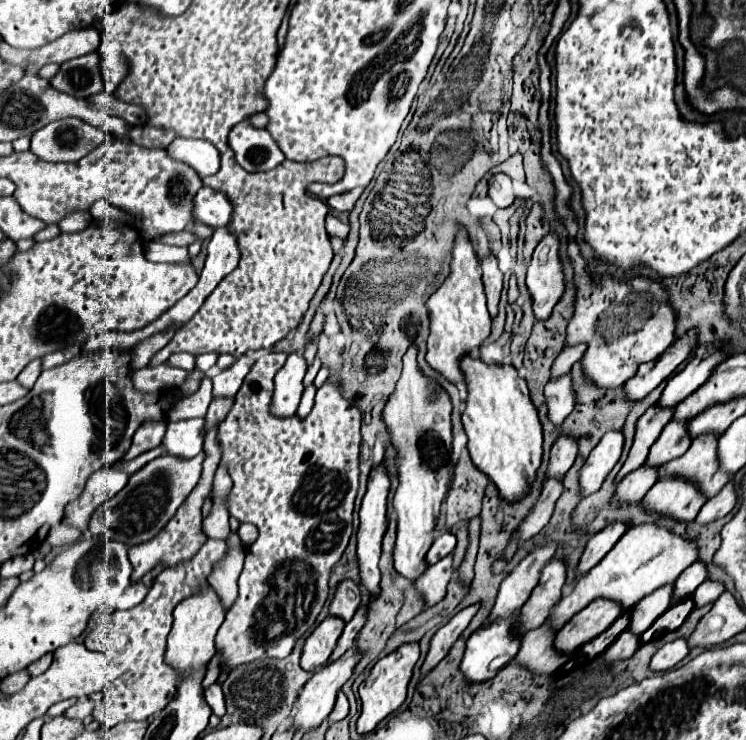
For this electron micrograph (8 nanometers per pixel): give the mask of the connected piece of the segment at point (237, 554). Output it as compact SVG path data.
M228 545L224 557L214 565L212 573L208 575L208 583L220 595L226 609L230 609L232 601L236 599L236 593L238 593L236 581L238 581L238 575L242 571L244 555L246 555L246 551L242 547Z

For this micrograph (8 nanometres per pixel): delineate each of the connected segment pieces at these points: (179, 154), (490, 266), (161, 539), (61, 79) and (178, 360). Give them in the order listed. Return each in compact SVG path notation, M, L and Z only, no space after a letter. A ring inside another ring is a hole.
M178 137L176 141L172 141L168 145L168 153L174 159L184 161L186 165L194 167L200 177L212 175L220 167L220 155L218 155L216 147L210 141L204 141L204 139Z
M486 255L482 259L482 281L484 281L484 293L488 297L490 317L496 317L502 291L502 273L498 269L498 261L494 259L494 255Z
M196 489L188 495L188 499L180 505L180 509L176 511L176 515L168 521L166 529L158 533L158 537L154 537L152 541L144 543L144 545L134 545L128 549L128 559L132 563L132 581L140 581L144 573L148 573L152 567L156 567L158 563L166 563L166 565L176 565L180 561L188 561L206 541L206 537L202 535L202 503L204 503L206 495L198 493Z
M88 53L70 61L64 61L58 73L50 79L50 85L56 91L74 95L74 97L92 97L104 91L100 81L100 55Z
M176 353L168 359L168 363L172 367L182 367L184 371L192 371L194 365L196 365L196 357L194 355L188 355L188 353Z

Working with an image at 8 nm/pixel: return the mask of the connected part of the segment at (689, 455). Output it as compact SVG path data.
M704 433L692 441L690 449L682 457L662 465L660 477L668 473L688 477L688 481L696 481L696 485L700 485L700 491L710 499L728 483L730 477L724 469L720 469L716 449L718 449L718 435Z

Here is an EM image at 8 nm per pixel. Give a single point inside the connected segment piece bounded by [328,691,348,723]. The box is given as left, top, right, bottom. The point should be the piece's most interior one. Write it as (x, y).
(340, 711)

